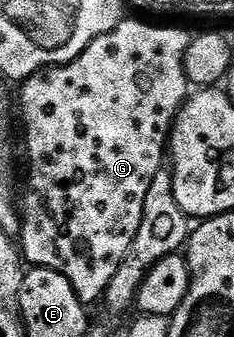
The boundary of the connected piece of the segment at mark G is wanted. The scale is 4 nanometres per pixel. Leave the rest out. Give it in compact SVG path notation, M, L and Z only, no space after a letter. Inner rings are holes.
M122 19L119 26L115 26L115 30L111 30L107 34L103 34L99 38L95 38L95 42L91 42L91 46L87 46L87 50L83 50L83 54L79 58L75 58L70 64L59 64L52 68L42 68L40 72L35 73L20 85L21 88L21 120L25 123L25 152L29 155L29 177L25 180L25 193L19 196L19 252L23 257L26 265L35 268L50 268L59 274L63 274L63 278L67 278L67 282L71 282L71 286L75 290L75 294L81 299L82 304L92 306L93 303L100 301L105 295L107 286L111 282L111 278L115 278L115 270L119 270L119 262L123 262L123 258L127 254L127 250L131 246L131 242L135 242L135 234L139 230L139 222L143 222L143 201L147 198L147 189L151 186L151 178L155 178L155 174L166 163L167 145L169 143L169 134L173 130L173 122L177 119L177 113L186 102L191 92L191 85L187 74L185 73L185 51L189 48L191 36L185 33L181 28L156 28L153 24L144 24L141 20ZM137 48L142 48L141 53L137 53Z

